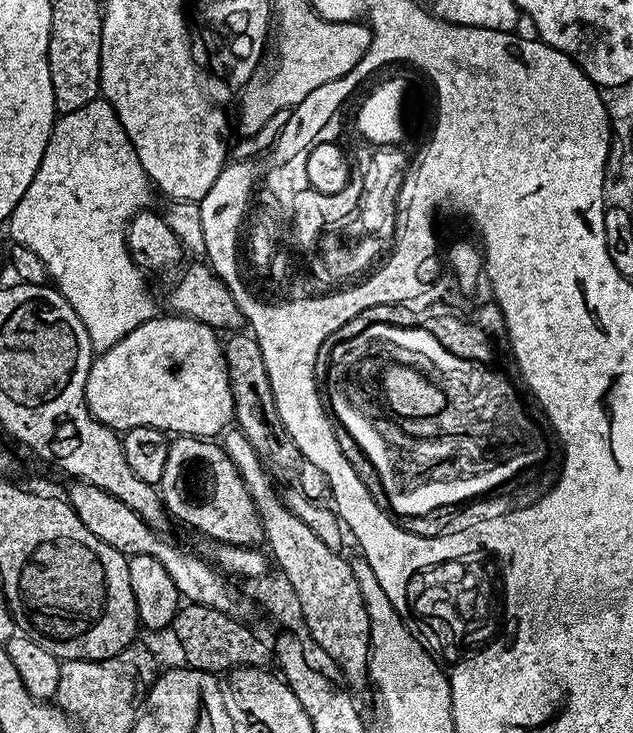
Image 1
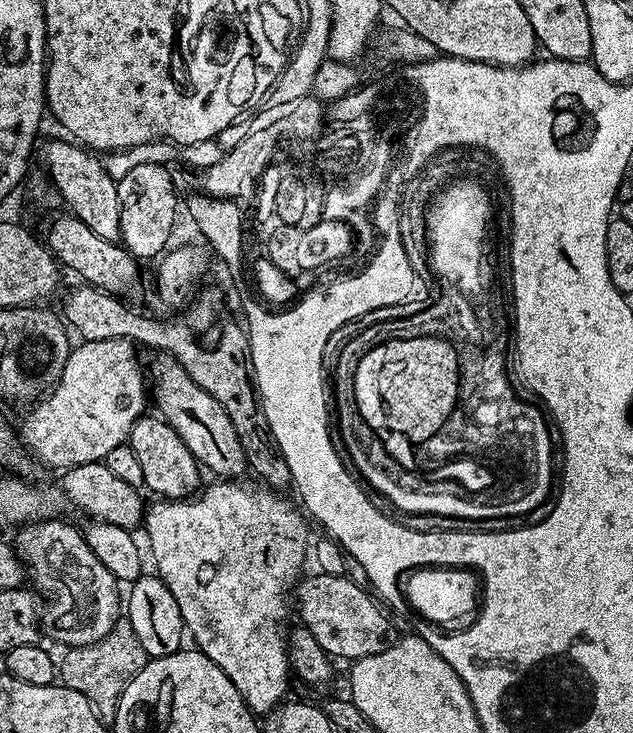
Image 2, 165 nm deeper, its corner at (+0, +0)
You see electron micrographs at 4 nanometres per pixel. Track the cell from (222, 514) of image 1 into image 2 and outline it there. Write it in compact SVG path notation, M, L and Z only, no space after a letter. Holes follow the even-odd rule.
M145 414L136 420L128 439L134 454L138 457L138 462L142 465L144 485L156 493L154 495L163 499L187 499L195 495L201 487L201 467L168 422L161 417L151 415Z

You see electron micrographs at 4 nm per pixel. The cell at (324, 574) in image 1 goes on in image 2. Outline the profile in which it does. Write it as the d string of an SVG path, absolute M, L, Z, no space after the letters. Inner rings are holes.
M157 351L156 361L150 368L150 396L156 399L155 411L159 413L177 432L178 437L186 444L190 454L198 465L207 467L216 478L240 478L243 472L249 471L248 461L244 459L242 442L238 442L238 434L234 434L234 422L230 422L230 414L186 374L186 370L177 362L175 356Z

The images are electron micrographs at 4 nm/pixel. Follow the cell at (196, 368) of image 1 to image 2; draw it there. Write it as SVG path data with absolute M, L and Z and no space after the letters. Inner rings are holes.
M86 340L77 345L69 351L66 366L54 387L27 409L24 421L18 424L19 437L32 456L41 465L49 464L59 470L103 461L114 446L129 439L136 420L146 412L146 372L140 369L137 345L130 340Z

